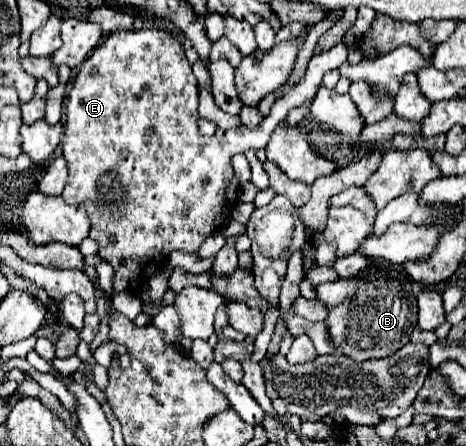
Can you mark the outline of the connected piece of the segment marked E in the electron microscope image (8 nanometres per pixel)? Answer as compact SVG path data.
M149 28L149 30L117 30L113 32L109 38L105 38L105 42L93 50L93 54L81 64L81 70L69 90L69 96L67 96L67 114L65 114L65 130L63 130L63 138L61 138L61 144L63 144L63 156L67 160L67 168L69 168L69 182L63 190L63 200L67 204L83 204L87 216L89 216L89 222L91 222L91 232L89 232L89 238L95 240L99 244L99 256L109 262L113 266L115 272L113 280L113 293L119 293L123 291L137 291L140 289L141 282L147 282L169 258L169 254L173 250L181 250L181 252L197 252L199 246L205 242L205 238L215 232L217 228L221 228L225 224L225 220L229 218L231 214L231 204L237 204L237 196L239 196L239 182L235 178L235 172L231 168L231 158L239 152L245 152L249 148L255 148L255 146L267 146L267 140L269 140L269 134L277 128L279 122L285 120L287 112L299 104L303 104L305 100L313 98L319 84L321 84L321 78L325 72L329 70L335 70L339 68L339 64L343 64L347 60L347 44L339 44L335 48L331 48L329 52L323 52L319 56L313 56L311 62L309 62L309 68L307 68L307 74L305 78L297 84L297 86L287 86L283 88L285 96L277 98L273 108L271 108L271 114L267 118L263 118L261 126L255 128L255 130L249 130L245 126L237 128L237 130L229 130L229 136L225 138L217 138L217 136L203 136L197 128L197 78L193 76L193 70L185 58L185 52L179 44L179 40L175 36L171 36L169 32L165 30L159 30L159 28Z

